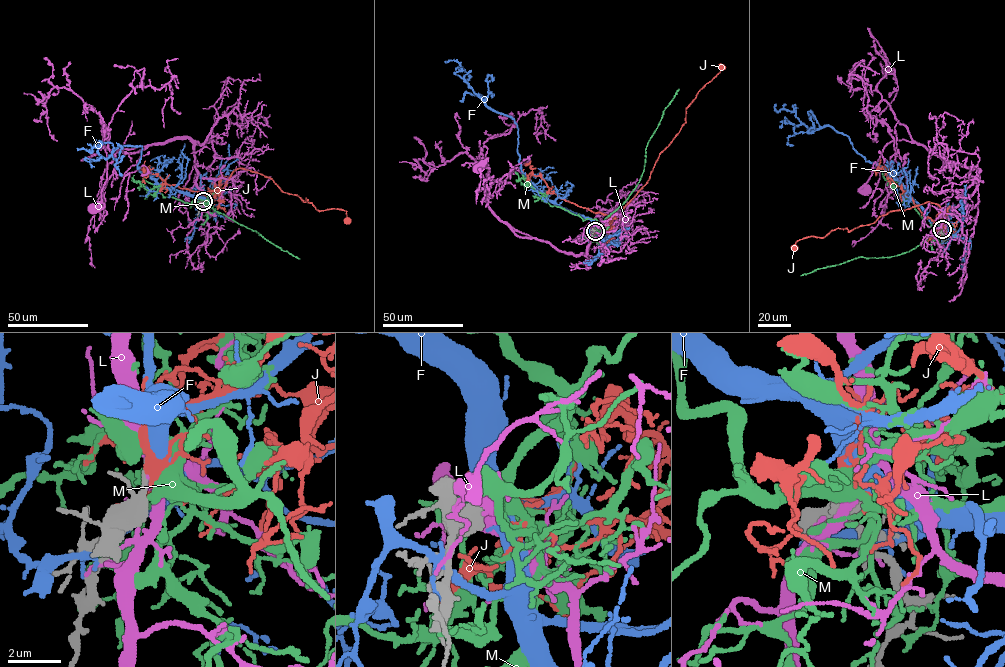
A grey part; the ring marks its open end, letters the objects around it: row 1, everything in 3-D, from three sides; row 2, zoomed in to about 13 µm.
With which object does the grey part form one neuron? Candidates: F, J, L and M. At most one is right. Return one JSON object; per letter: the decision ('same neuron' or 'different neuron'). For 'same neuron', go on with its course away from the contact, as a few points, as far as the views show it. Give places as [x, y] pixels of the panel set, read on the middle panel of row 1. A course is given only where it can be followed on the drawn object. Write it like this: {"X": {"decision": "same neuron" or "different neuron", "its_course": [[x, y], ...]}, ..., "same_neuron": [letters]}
{"F": {"decision": "different neuron"}, "J": {"decision": "different neuron"}, "L": {"decision": "different neuron"}, "M": {"decision": "same neuron", "its_course": [[595, 230], [627, 199], [639, 181], [646, 145], [664, 109], [679, 88]]}, "same_neuron": ["M"]}

